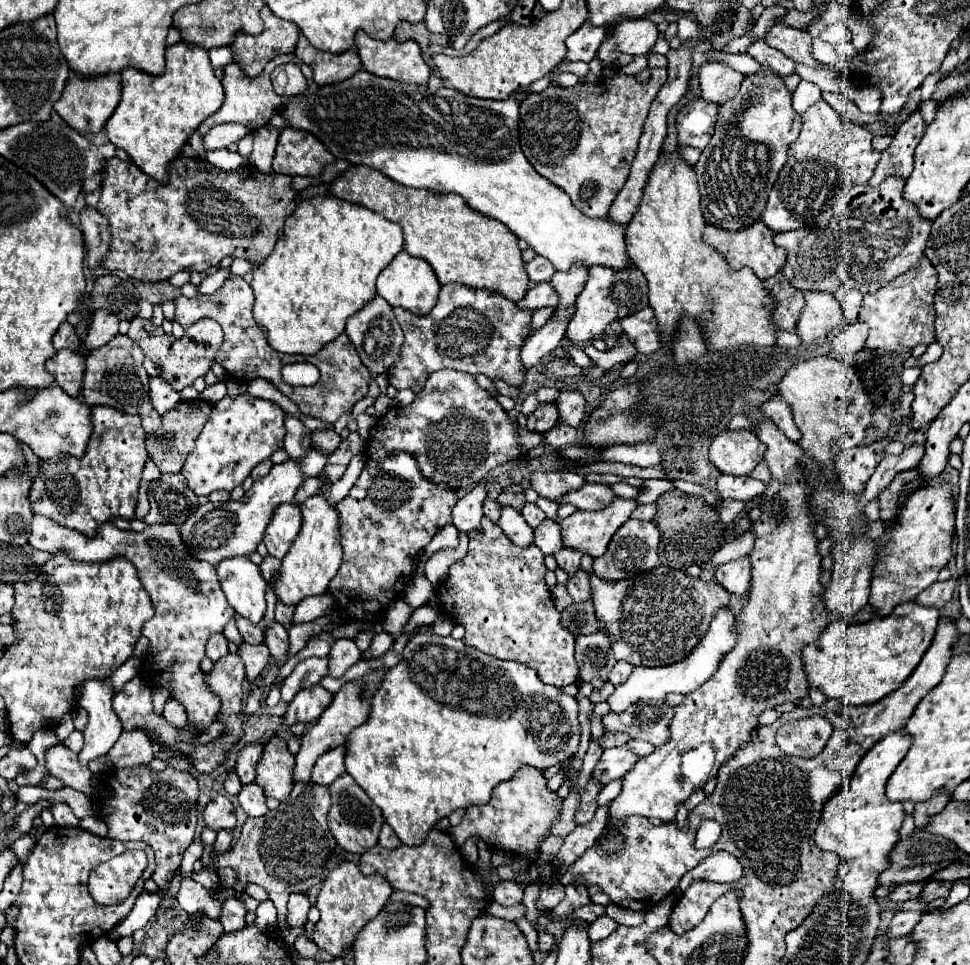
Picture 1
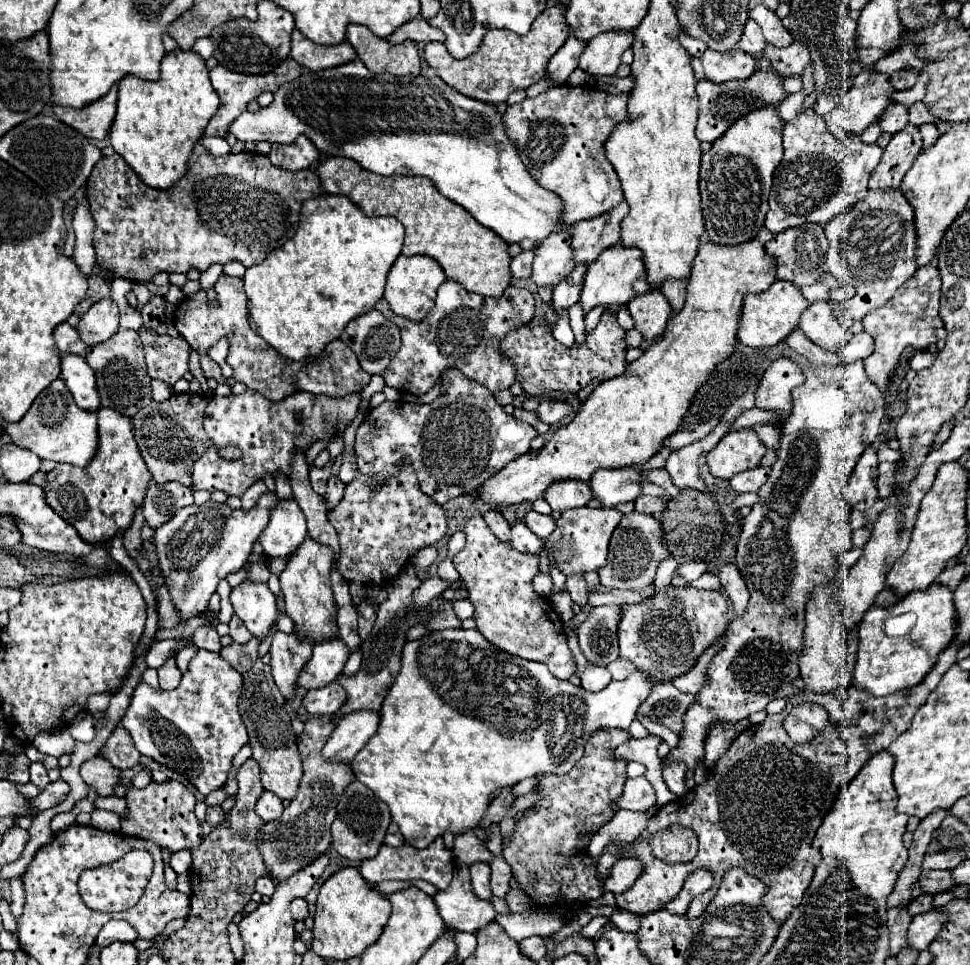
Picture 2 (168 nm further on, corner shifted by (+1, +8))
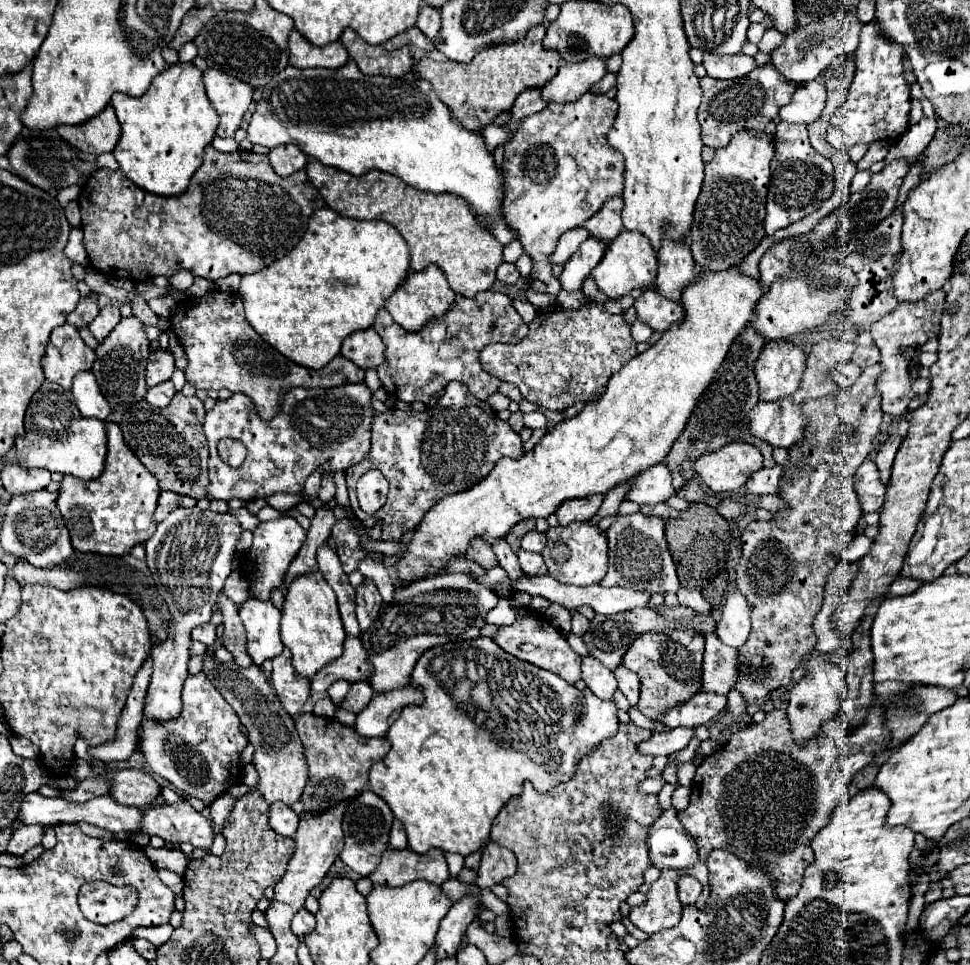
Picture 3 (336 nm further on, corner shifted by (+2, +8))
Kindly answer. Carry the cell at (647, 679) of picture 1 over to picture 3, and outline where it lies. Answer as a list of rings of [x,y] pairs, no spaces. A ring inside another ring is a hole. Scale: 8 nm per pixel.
[[[476,637],[476,639],[470,639],[470,641],[446,643],[446,645],[438,645],[438,647],[424,651],[420,655],[420,659],[416,661],[416,667],[410,675],[410,687],[420,689],[424,693],[424,703],[422,705],[406,705],[400,711],[400,717],[392,723],[392,727],[386,733],[386,739],[390,741],[390,751],[388,751],[386,757],[382,757],[380,761],[376,761],[370,767],[368,783],[370,783],[370,789],[388,803],[394,817],[404,823],[404,829],[406,829],[406,835],[408,835],[408,847],[416,853],[426,853],[430,847],[460,853],[464,857],[474,853],[474,851],[480,851],[486,845],[494,817],[510,801],[512,795],[520,795],[524,779],[532,781],[532,785],[538,791],[548,791],[550,787],[554,787],[562,781],[570,781],[574,771],[576,771],[578,761],[586,753],[590,753],[602,739],[608,739],[610,735],[614,735],[616,729],[618,729],[618,723],[620,723],[618,721],[618,705],[616,705],[614,699],[602,701],[590,689],[580,691],[574,685],[566,683],[556,673],[540,669],[540,667],[530,665],[526,661],[520,661],[518,657],[502,651],[490,637]]]

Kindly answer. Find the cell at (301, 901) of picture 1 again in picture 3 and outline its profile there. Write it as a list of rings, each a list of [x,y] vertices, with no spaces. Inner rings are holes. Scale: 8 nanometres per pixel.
[[[300,909],[292,919],[292,931],[294,935],[306,935],[316,927],[316,919],[308,909]]]

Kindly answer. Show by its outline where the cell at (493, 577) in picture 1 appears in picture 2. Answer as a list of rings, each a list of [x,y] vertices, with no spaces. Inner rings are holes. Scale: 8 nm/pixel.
[[[481,515],[471,517],[463,531],[467,543],[453,557],[453,563],[467,583],[469,601],[475,605],[473,619],[477,621],[477,629],[495,647],[529,661],[545,663],[557,679],[569,679],[577,671],[577,665],[569,651],[563,623],[553,605],[537,595],[531,585],[533,577],[539,573],[539,557],[519,553],[511,545],[497,541]]]

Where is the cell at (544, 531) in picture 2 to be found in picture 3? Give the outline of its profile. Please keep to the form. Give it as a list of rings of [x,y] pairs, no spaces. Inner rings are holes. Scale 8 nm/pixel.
[[[532,529],[532,531],[528,531],[528,533],[522,537],[522,547],[528,549],[528,551],[540,553],[544,545],[546,545],[546,533],[542,533],[542,531],[538,531],[538,529]]]

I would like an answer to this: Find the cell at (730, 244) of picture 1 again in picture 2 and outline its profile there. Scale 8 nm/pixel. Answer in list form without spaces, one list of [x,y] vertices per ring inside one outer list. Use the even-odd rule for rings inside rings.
[[[759,239],[741,243],[737,247],[723,247],[711,241],[701,243],[689,275],[687,301],[683,305],[683,311],[679,311],[679,315],[667,321],[663,337],[657,343],[653,343],[637,361],[629,363],[623,375],[613,377],[611,381],[601,381],[595,387],[595,391],[587,397],[587,401],[581,405],[573,421],[557,429],[543,449],[527,451],[525,455],[515,457],[473,493],[479,497],[479,501],[489,505],[493,511],[501,513],[511,505],[543,499],[547,487],[555,481],[567,481],[567,479],[589,481],[597,469],[643,465],[647,459],[651,459],[651,455],[655,455],[663,447],[663,441],[679,429],[679,425],[683,423],[683,415],[687,413],[687,405],[691,405],[695,391],[703,387],[707,375],[715,371],[721,359],[731,357],[731,351],[735,351],[739,311],[743,309],[745,295],[763,293],[773,281],[775,281],[775,259],[765,253],[763,243]]]

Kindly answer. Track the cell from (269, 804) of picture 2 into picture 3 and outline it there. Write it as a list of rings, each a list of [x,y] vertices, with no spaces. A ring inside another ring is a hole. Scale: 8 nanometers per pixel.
[[[276,801],[270,805],[268,815],[270,815],[268,823],[276,833],[280,833],[284,837],[294,837],[294,831],[298,827],[300,817],[288,805],[284,805],[282,801]]]

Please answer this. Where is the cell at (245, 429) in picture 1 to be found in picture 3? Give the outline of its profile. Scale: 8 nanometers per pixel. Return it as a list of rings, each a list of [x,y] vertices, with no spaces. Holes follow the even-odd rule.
[[[364,383],[336,389],[308,389],[306,395],[294,389],[288,395],[288,411],[280,409],[270,421],[264,421],[254,411],[254,401],[244,393],[234,393],[226,401],[218,399],[204,419],[204,433],[210,445],[208,495],[224,501],[250,501],[274,493],[300,493],[308,475],[318,469],[324,473],[346,471],[364,459],[366,449],[370,449],[370,419],[374,415],[370,397],[372,391]],[[224,437],[238,439],[246,445],[248,455],[242,467],[232,469],[220,459],[216,445]]]

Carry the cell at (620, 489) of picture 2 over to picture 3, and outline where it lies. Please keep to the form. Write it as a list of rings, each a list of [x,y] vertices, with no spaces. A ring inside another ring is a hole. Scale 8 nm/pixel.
[[[658,463],[630,479],[626,499],[636,501],[638,505],[654,505],[666,501],[670,495],[674,495],[670,471],[664,467],[664,463]]]

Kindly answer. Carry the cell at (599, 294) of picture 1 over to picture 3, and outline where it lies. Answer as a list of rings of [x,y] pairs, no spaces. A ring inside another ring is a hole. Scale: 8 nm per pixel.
[[[622,231],[616,239],[612,239],[606,247],[606,253],[602,257],[602,261],[594,267],[592,271],[592,279],[596,281],[598,289],[606,295],[606,297],[624,297],[634,289],[642,289],[642,287],[650,287],[656,279],[656,253],[650,247],[648,239],[642,233],[636,231]]]

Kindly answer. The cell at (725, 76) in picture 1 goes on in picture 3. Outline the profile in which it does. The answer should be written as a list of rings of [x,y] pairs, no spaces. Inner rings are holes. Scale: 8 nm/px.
[[[704,53],[704,67],[708,71],[708,77],[736,79],[736,77],[748,75],[756,67],[756,61],[744,53],[738,53],[738,55]]]

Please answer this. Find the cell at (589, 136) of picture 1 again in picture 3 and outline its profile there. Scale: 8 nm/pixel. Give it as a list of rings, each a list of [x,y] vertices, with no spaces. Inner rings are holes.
[[[588,91],[572,103],[550,103],[546,109],[528,115],[520,121],[518,129],[504,145],[506,155],[502,169],[506,175],[506,221],[518,233],[518,241],[524,245],[524,253],[528,253],[534,259],[530,277],[544,281],[548,285],[548,295],[552,299],[556,299],[562,289],[558,279],[552,277],[552,269],[546,267],[546,255],[550,255],[554,243],[558,243],[562,233],[582,227],[584,221],[596,215],[610,197],[620,197],[624,191],[624,159],[604,141],[614,123],[616,113],[618,103],[614,99]]]

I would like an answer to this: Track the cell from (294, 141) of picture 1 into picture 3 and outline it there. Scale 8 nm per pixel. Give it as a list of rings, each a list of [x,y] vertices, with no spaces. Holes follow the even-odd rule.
[[[290,143],[290,145],[280,145],[280,147],[270,149],[268,157],[270,157],[270,163],[272,163],[274,171],[276,171],[278,175],[284,175],[284,177],[288,177],[288,175],[304,169],[306,163],[308,163],[306,153],[300,151],[300,147],[294,145],[294,143]]]

